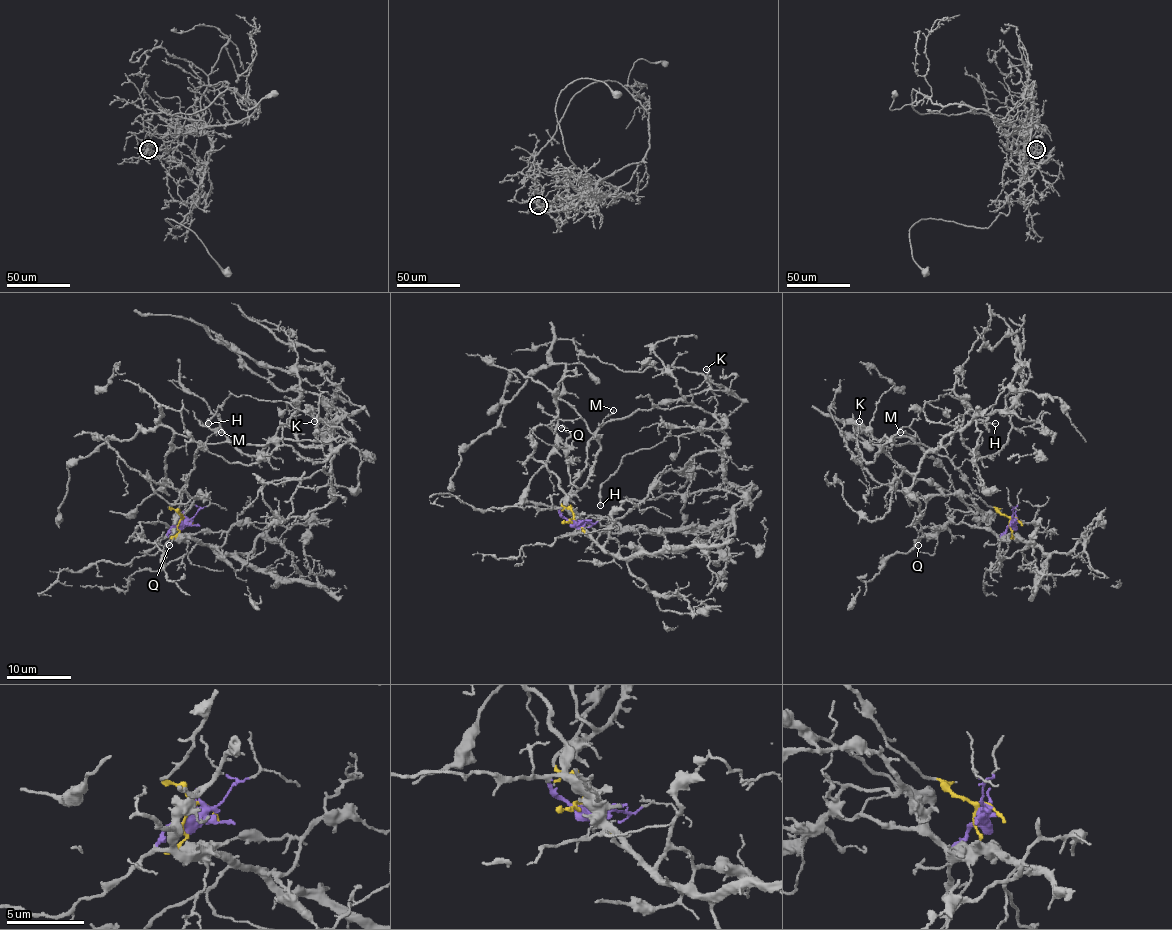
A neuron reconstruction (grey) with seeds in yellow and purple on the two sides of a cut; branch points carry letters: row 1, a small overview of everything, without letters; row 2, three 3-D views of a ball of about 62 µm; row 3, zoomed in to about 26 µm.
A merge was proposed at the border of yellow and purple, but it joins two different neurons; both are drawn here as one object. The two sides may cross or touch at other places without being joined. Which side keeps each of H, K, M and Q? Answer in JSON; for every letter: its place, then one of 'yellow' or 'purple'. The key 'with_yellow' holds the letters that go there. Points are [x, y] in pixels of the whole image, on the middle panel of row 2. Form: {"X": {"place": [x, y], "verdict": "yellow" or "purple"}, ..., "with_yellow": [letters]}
{"H": {"place": [600, 505], "verdict": "yellow"}, "K": {"place": [706, 369], "verdict": "yellow"}, "M": {"place": [613, 410], "verdict": "yellow"}, "Q": {"place": [561, 428], "verdict": "purple"}, "with_yellow": ["H", "K", "M"]}

